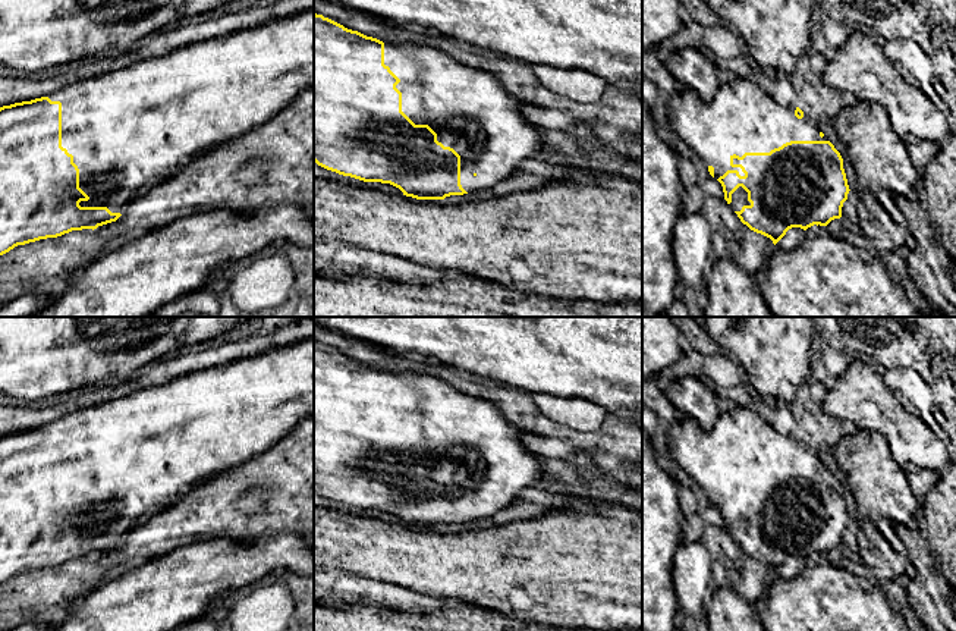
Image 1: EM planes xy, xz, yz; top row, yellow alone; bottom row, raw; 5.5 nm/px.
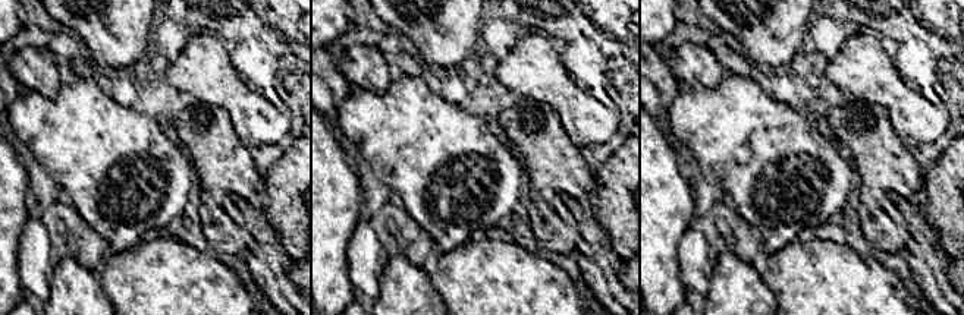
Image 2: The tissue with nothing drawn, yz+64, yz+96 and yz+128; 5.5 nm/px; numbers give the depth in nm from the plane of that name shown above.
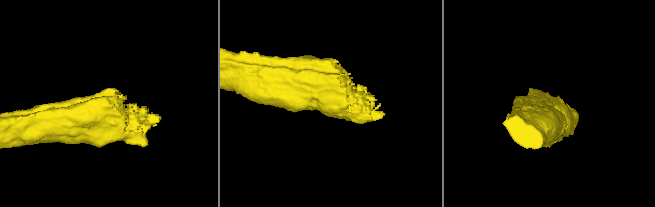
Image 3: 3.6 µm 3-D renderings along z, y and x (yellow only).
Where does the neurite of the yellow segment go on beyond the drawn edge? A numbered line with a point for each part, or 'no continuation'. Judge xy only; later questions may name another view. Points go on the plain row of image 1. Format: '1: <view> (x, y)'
1: xy (126, 458)

